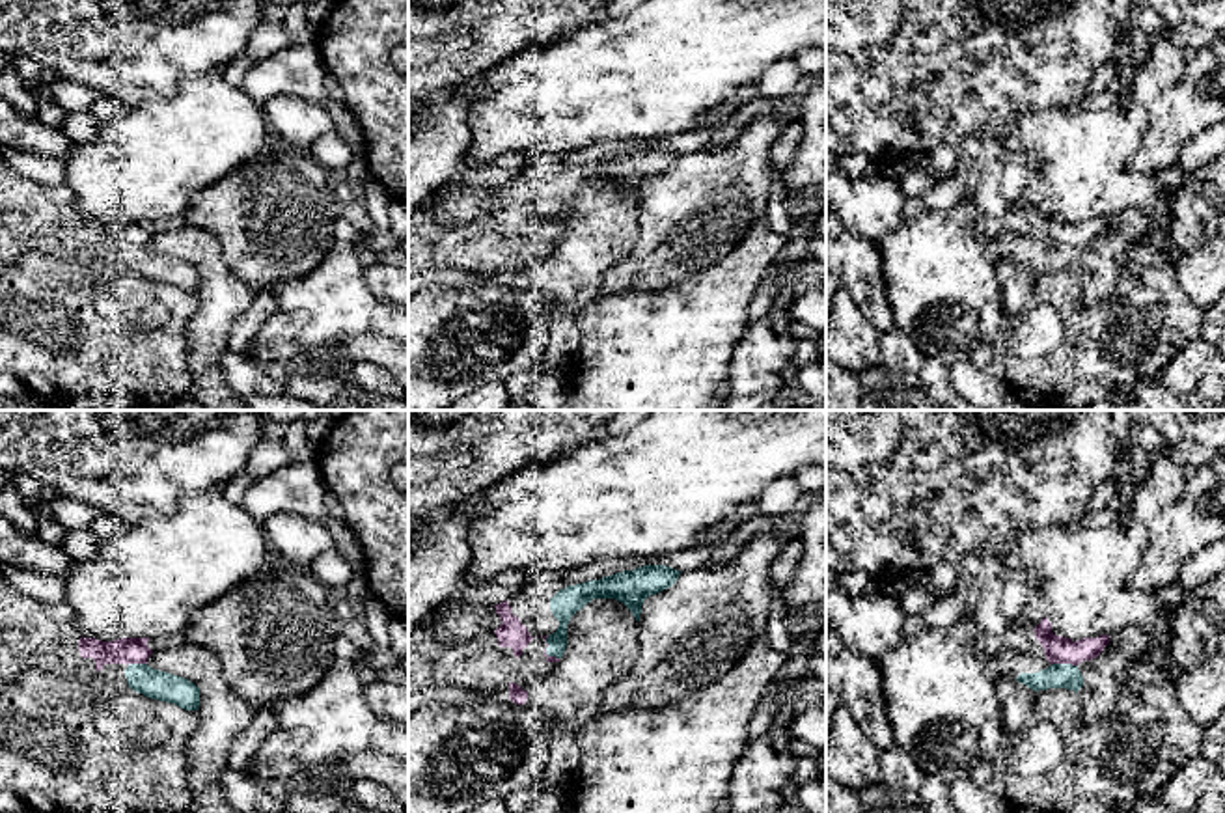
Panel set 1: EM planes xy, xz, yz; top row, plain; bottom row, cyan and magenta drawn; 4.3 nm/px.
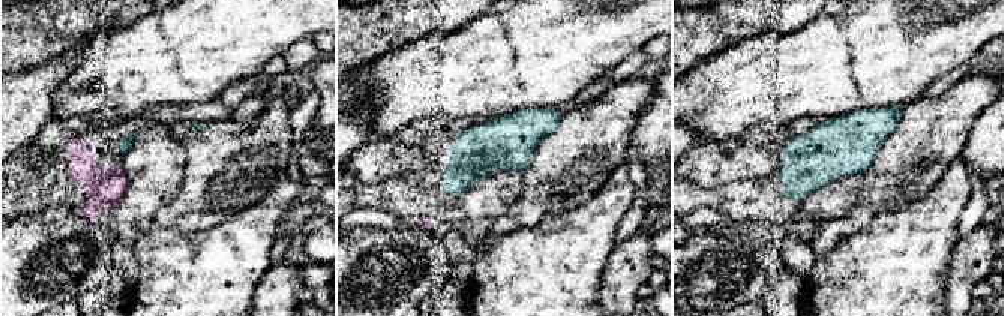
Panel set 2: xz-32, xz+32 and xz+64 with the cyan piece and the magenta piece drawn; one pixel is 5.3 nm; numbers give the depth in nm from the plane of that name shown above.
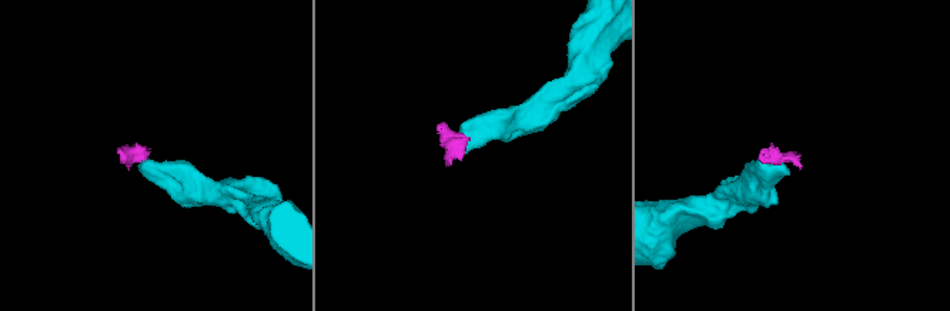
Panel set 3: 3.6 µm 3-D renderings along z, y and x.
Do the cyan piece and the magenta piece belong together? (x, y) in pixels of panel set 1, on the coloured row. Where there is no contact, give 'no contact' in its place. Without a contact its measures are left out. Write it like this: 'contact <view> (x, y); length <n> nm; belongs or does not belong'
contact yz (1065, 664); length 110 nm; belongs

